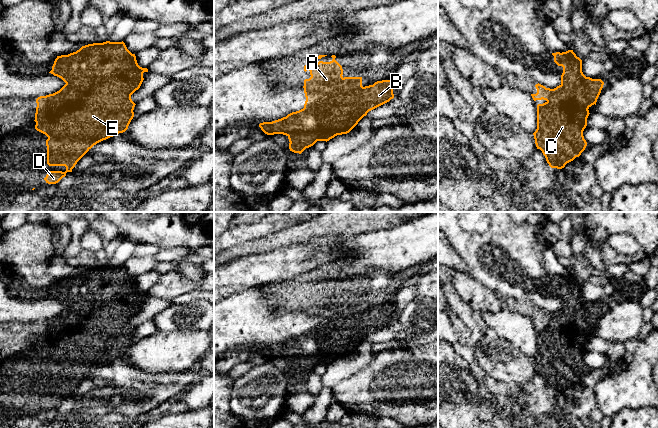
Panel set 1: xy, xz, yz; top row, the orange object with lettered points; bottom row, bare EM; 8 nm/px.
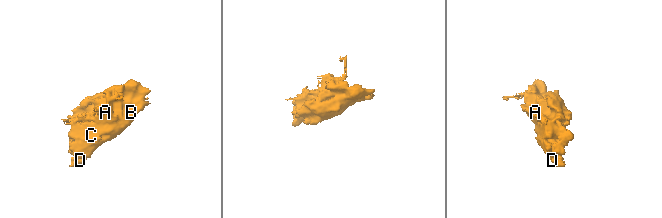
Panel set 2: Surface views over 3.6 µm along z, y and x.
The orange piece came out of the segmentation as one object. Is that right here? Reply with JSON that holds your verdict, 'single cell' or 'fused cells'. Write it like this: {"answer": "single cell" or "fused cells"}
{"answer": "single cell"}

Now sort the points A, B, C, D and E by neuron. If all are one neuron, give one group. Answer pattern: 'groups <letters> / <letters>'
groups A B C D E

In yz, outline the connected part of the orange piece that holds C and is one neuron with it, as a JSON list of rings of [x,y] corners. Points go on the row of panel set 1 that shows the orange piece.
[[[573,50],[552,55],[554,62],[563,67],[561,84],[554,89],[535,85],[537,93],[531,94],[533,100],[546,102],[537,105],[537,129],[533,135],[549,166],[562,169],[587,146],[583,131],[590,114],[588,109],[596,105],[604,82],[583,74],[582,60]]]

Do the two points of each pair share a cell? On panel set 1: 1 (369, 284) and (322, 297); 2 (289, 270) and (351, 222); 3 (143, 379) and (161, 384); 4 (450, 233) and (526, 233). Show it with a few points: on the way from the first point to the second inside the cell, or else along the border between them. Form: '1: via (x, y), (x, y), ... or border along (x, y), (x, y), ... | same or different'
1: via (357, 289), (348, 297), (334, 297) | same
2: border along (347, 238), (336, 239), (324, 235), (310, 240) | different
3: via (147, 383), (157, 384) | same
4: via (469, 240), (507, 237) | same

